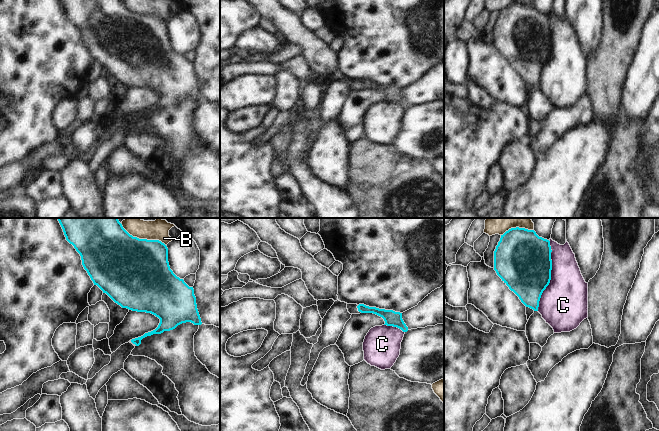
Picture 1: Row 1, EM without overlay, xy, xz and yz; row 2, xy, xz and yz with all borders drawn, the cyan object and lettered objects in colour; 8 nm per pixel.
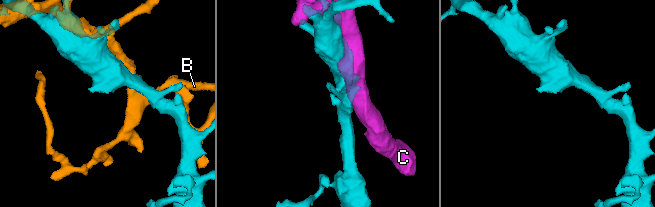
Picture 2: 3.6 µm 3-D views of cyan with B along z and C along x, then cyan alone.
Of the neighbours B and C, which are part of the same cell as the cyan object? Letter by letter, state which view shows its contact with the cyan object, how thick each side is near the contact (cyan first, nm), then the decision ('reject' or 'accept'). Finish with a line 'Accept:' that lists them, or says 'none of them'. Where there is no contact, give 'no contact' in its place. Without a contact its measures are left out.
B: xy | 500/130 nm | reject
C: yz | 440/380 nm | reject
Accept: none of them

